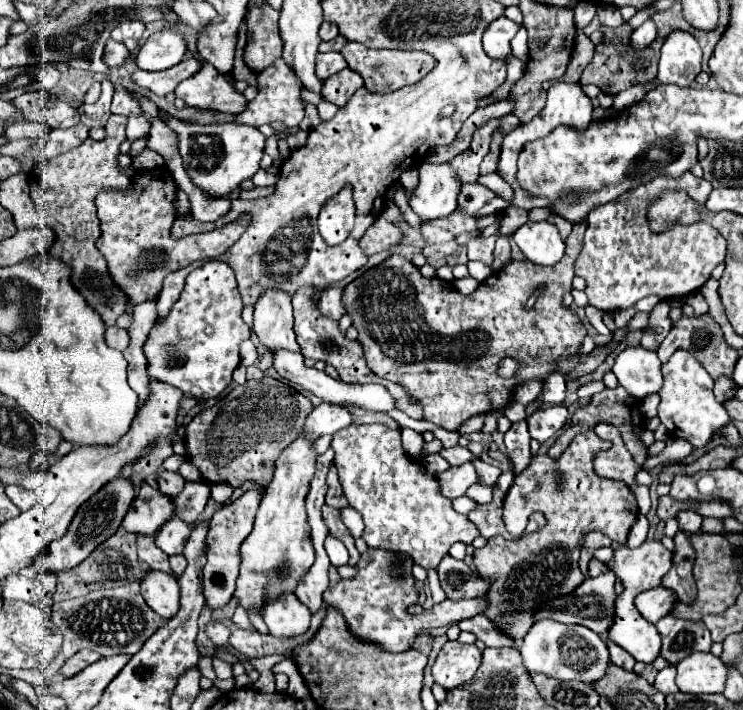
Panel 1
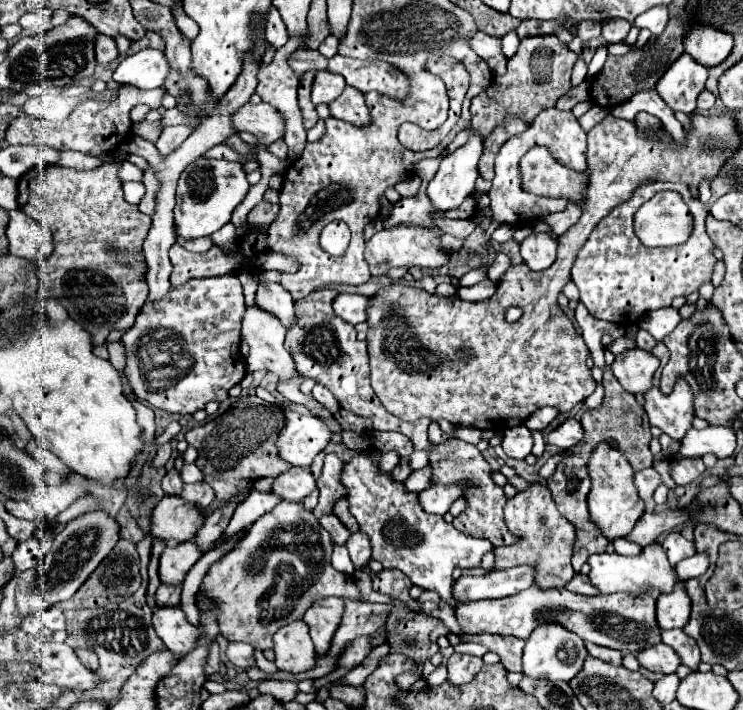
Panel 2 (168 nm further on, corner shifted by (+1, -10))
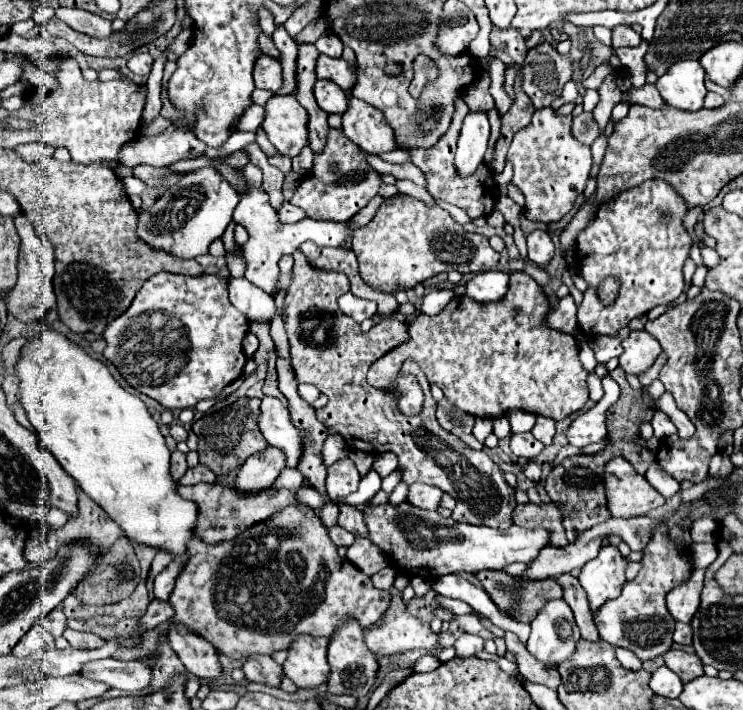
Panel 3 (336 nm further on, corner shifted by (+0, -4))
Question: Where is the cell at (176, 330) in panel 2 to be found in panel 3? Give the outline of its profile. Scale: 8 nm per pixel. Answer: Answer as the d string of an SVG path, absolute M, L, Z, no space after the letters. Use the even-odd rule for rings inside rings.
M159 272L151 276L137 292L133 304L107 328L103 340L107 342L103 356L119 370L129 386L141 394L157 400L167 410L193 408L205 398L215 398L227 384L243 374L247 356L243 354L243 338L249 332L249 320L229 302L227 282L215 274L207 276L177 276Z

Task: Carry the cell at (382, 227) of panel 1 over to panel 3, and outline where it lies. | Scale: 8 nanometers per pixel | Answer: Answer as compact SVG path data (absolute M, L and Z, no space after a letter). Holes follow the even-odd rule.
M395 194L381 204L375 218L355 232L353 252L357 256L363 282L385 294L415 288L441 272L487 272L499 262L499 254L489 246L485 236L467 232L447 210L427 206L407 194Z

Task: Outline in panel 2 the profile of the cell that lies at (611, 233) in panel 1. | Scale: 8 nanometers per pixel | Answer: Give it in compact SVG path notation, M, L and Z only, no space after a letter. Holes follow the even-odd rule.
M650 182L646 186L640 186L630 200L622 202L622 206L616 206L606 218L596 224L590 238L578 252L578 258L572 268L572 282L580 290L580 302L594 318L632 326L640 320L642 314L666 308L672 304L674 298L688 296L700 290L700 286L712 278L714 266L718 262L714 256L716 246L710 242L704 230L706 216L708 208L698 196L692 196L686 184ZM660 190L676 190L682 194L694 216L694 234L688 238L688 242L680 246L646 248L634 234L632 216L646 200L650 200Z

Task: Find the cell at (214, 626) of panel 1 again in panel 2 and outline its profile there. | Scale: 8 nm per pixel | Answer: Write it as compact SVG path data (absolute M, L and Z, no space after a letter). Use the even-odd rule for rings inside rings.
M228 642L228 648L226 648L228 660L232 664L236 664L238 668L244 668L244 670L248 670L250 666L254 666L252 652L254 652L254 648L246 646L244 642Z

